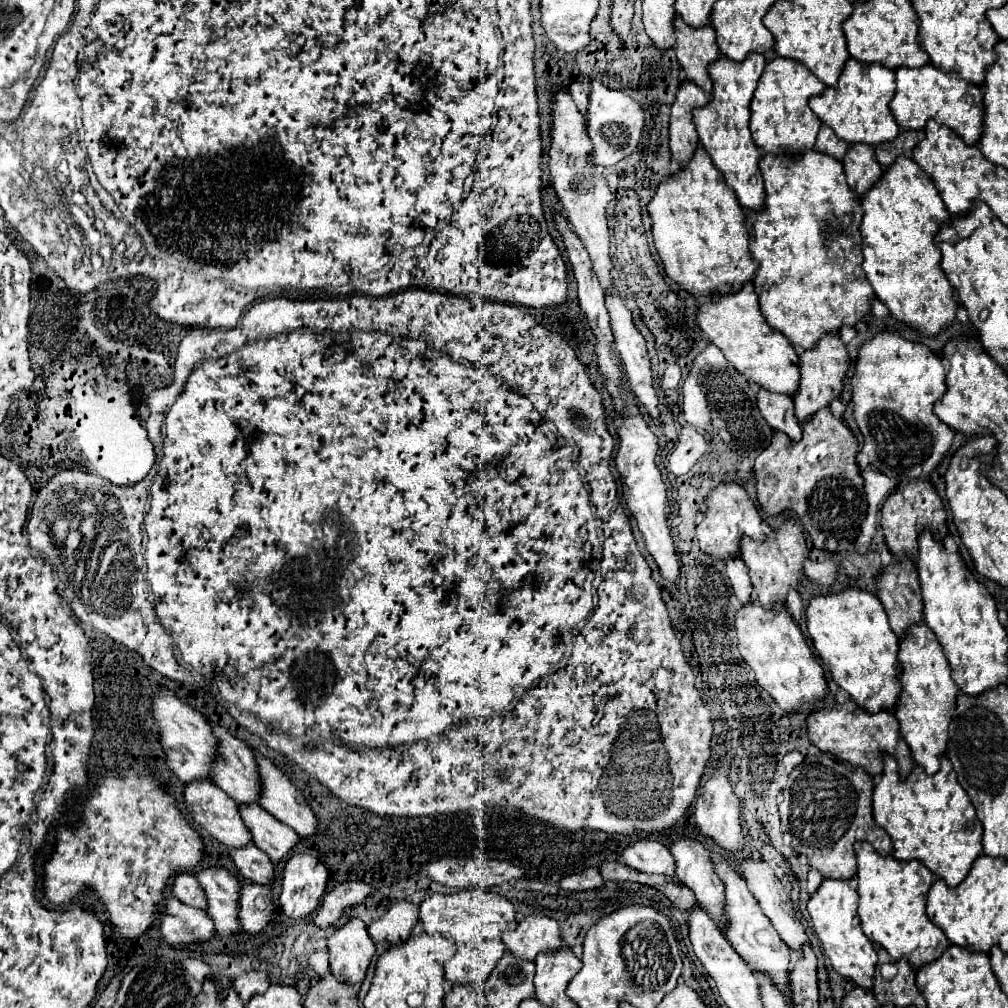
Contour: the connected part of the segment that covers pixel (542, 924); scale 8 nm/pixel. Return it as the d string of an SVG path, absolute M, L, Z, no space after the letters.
M543 914L525 916L515 930L503 932L507 950L525 960L535 960L539 952L557 950L561 946L559 924Z

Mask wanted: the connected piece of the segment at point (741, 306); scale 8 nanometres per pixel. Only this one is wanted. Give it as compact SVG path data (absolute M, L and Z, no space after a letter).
M751 282L743 284L741 290L735 292L731 290L723 296L715 294L701 298L695 320L703 334L709 338L709 342L713 342L745 378L751 378L761 388L767 388L771 392L793 394L797 390L799 384L797 350L779 330L773 330L767 324L759 310L757 294Z

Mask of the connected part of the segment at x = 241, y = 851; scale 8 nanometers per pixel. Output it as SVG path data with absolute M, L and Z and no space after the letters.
M245 844L243 848L229 848L229 854L243 878L257 882L257 884L271 882L275 868L269 856L263 850L259 850L255 844Z

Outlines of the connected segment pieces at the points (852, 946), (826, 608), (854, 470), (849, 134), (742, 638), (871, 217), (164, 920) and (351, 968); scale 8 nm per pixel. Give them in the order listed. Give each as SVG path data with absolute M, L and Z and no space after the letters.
M825 878L817 892L809 896L807 910L813 920L815 934L821 940L823 950L829 956L833 968L841 976L855 980L857 986L869 990L873 984L877 952L873 948L873 942L861 930L861 920L857 916L857 892L851 888L849 880Z
M849 586L827 596L813 596L805 616L813 646L833 680L849 692L863 710L877 712L883 706L893 710L901 692L897 682L899 638L891 630L879 598L867 590Z
M825 406L811 420L801 422L803 438L793 442L783 432L773 432L771 444L755 458L753 478L757 498L769 516L791 510L817 548L837 550L839 540L853 540L867 514L863 478L855 464L859 442L853 430Z
M849 58L841 70L839 82L833 88L825 88L821 94L809 98L811 110L819 116L823 124L833 128L833 132L849 142L863 142L869 146L877 146L881 142L893 140L899 134L899 126L891 116L889 102L895 94L895 72L885 68L883 64L863 64L859 60Z
M751 598L735 616L735 632L739 638L739 652L755 672L759 686L763 686L785 712L795 712L805 702L825 696L825 672L815 660L805 636L787 612L785 604L779 602L765 608L757 598Z
M897 156L897 160L885 168L881 178L861 196L861 236L863 236L863 270L867 274L867 280L871 282L877 298L889 308L889 312L901 320L907 322L919 332L927 336L935 336L943 326L947 326L955 318L957 300L953 300L953 286L949 284L945 272L939 266L941 252L933 244L933 236L937 234L937 228L941 222L949 220L949 212L939 200L939 192L935 190L935 184L931 184L931 178L927 172L923 172L911 158Z
M169 898L159 914L161 934L173 946L189 946L195 940L209 940L215 932L207 910L187 906L177 898Z
M349 918L341 928L337 928L327 940L327 950L333 976L347 984L357 984L363 980L375 954L367 926L359 918Z

